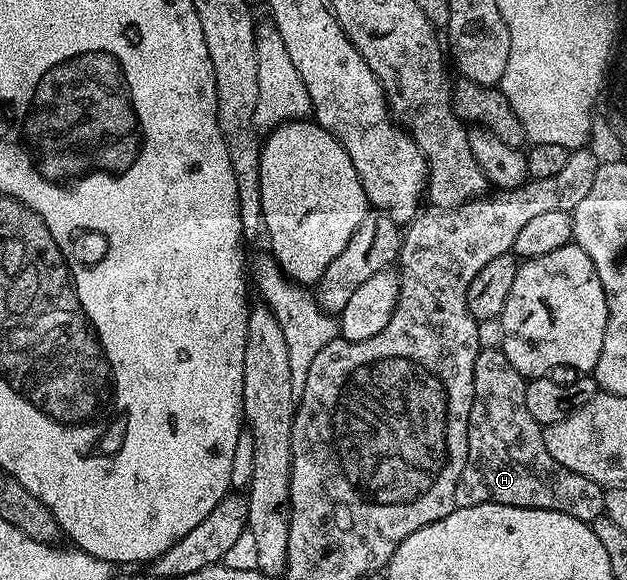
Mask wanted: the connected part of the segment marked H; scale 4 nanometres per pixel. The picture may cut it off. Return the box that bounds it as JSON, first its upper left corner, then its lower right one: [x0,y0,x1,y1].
[455,348,606,523]

